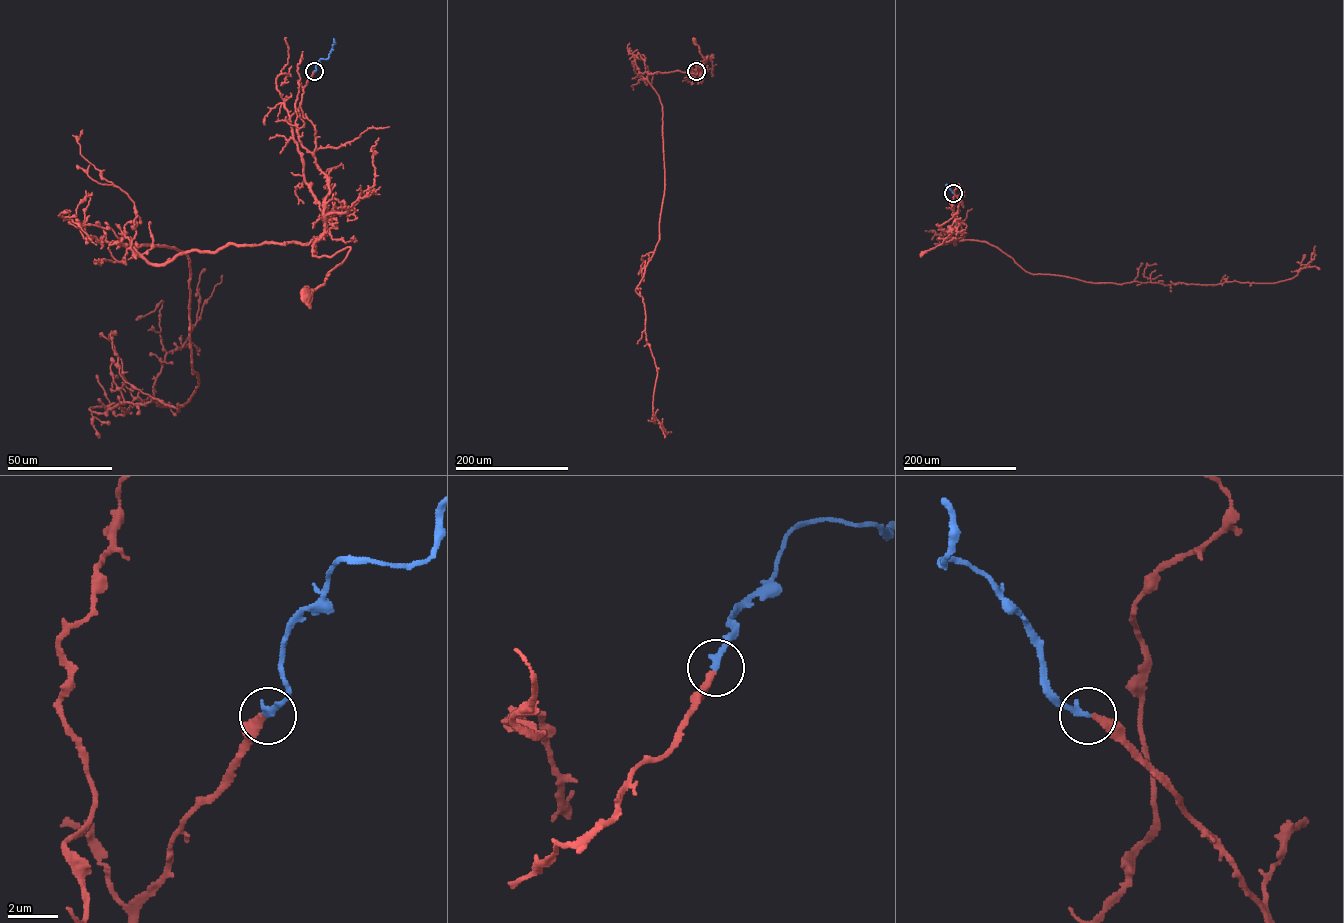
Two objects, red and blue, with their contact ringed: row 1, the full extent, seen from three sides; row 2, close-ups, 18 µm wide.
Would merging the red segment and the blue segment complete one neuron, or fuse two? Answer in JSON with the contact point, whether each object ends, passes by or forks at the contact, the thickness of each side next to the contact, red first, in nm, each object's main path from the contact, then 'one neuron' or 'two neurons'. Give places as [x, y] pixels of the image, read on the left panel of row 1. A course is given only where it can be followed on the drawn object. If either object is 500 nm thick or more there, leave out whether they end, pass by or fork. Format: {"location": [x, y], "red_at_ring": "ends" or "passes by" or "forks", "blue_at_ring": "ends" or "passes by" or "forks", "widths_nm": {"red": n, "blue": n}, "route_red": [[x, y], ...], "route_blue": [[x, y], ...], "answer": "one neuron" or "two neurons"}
{"location": [314, 71], "red_at_ring": "ends", "blue_at_ring": "ends", "widths_nm": {"red": 240, "blue": 240}, "route_red": [[314, 72], [290, 117], [305, 183], [322, 212], [324, 232], [312, 254], [350, 249], [324, 283], [306, 292]], "route_blue": [[314, 72], [321, 58], [328, 58], [333, 42]], "answer": "one neuron"}

